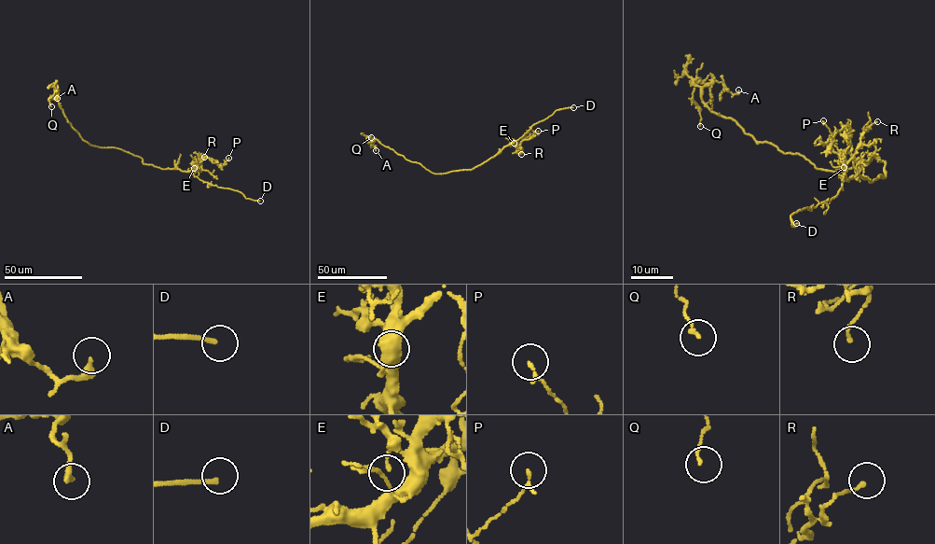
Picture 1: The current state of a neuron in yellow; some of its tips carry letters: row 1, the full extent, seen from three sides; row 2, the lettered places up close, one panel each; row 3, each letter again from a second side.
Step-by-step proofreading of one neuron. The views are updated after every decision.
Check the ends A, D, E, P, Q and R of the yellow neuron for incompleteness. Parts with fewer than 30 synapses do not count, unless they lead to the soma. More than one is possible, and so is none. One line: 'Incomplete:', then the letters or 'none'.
Incomplete: D

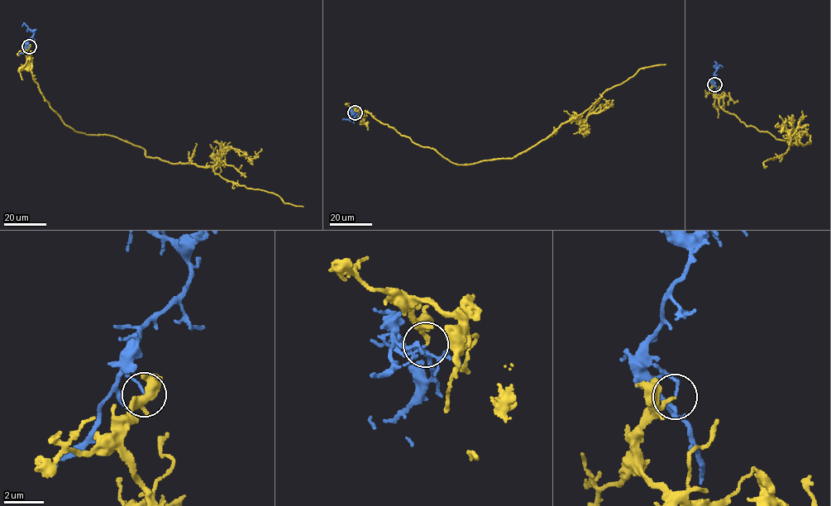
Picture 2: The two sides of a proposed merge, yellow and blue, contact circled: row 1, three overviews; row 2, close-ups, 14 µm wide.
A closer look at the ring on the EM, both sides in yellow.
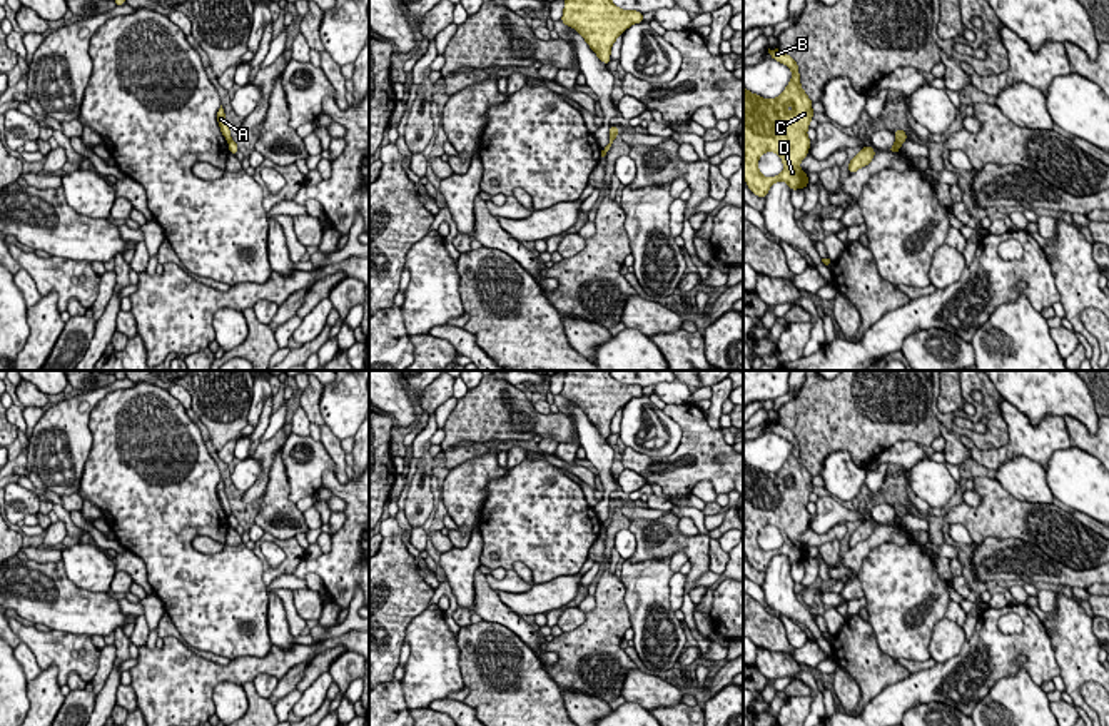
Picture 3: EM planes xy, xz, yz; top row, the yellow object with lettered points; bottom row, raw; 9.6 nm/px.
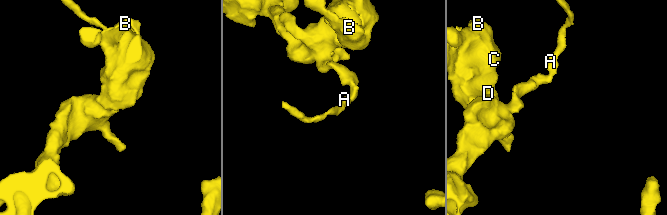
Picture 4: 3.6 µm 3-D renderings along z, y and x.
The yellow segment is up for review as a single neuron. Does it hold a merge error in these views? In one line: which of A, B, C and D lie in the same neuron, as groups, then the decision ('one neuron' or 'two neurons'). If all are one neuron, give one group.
A / B C D; two neurons

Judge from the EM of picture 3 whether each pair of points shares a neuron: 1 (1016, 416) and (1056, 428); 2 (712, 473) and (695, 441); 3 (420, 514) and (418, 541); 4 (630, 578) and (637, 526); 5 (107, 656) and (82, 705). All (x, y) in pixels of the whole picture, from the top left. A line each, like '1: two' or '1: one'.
1: one
2: one
3: two
4: two
5: one

